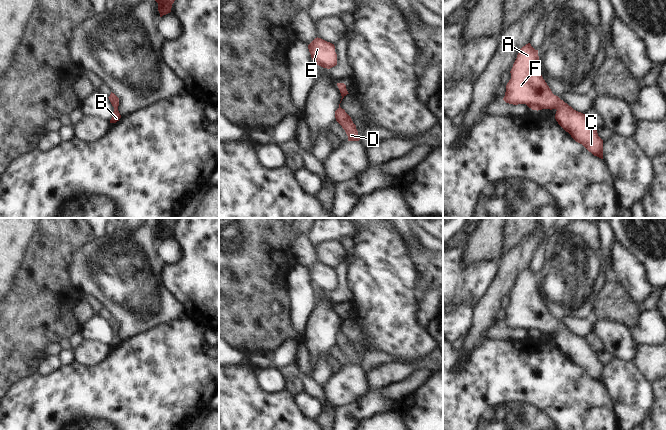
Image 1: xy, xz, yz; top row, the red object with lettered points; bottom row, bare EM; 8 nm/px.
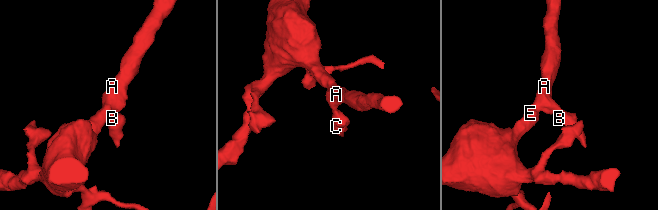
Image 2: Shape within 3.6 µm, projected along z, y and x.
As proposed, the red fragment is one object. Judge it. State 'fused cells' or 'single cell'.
single cell

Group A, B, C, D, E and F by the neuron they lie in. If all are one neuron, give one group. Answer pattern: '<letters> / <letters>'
A B C D E F

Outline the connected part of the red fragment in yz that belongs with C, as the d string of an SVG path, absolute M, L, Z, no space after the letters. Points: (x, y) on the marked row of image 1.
M530 43L523 46L510 71L511 79L506 85L506 92L503 100L506 103L518 105L526 104L532 110L556 109L555 119L558 124L568 132L571 137L578 143L582 144L594 156L603 159L603 140L598 136L588 117L576 110L554 95L543 79L539 71L538 50L535 50Z

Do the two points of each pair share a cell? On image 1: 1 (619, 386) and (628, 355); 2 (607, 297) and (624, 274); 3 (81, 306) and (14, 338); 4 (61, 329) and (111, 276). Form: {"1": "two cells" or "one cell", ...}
{"1": "two cells", "2": "two cells", "3": "two cells", "4": "two cells"}

